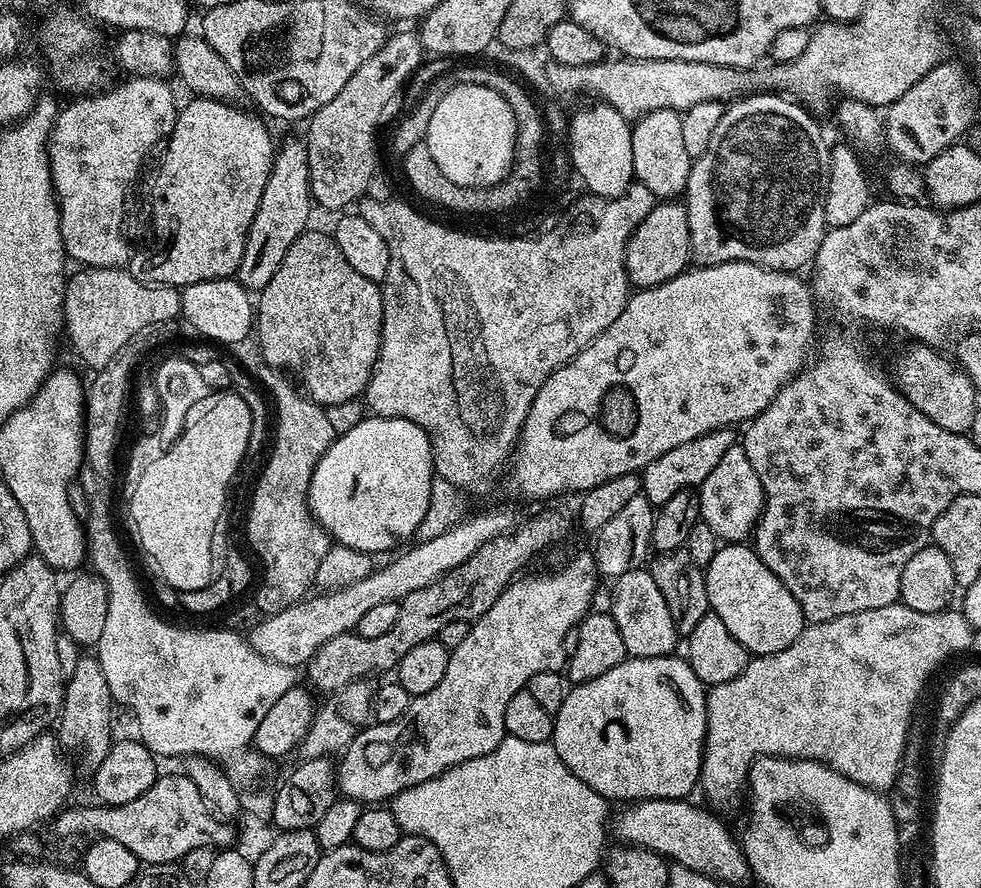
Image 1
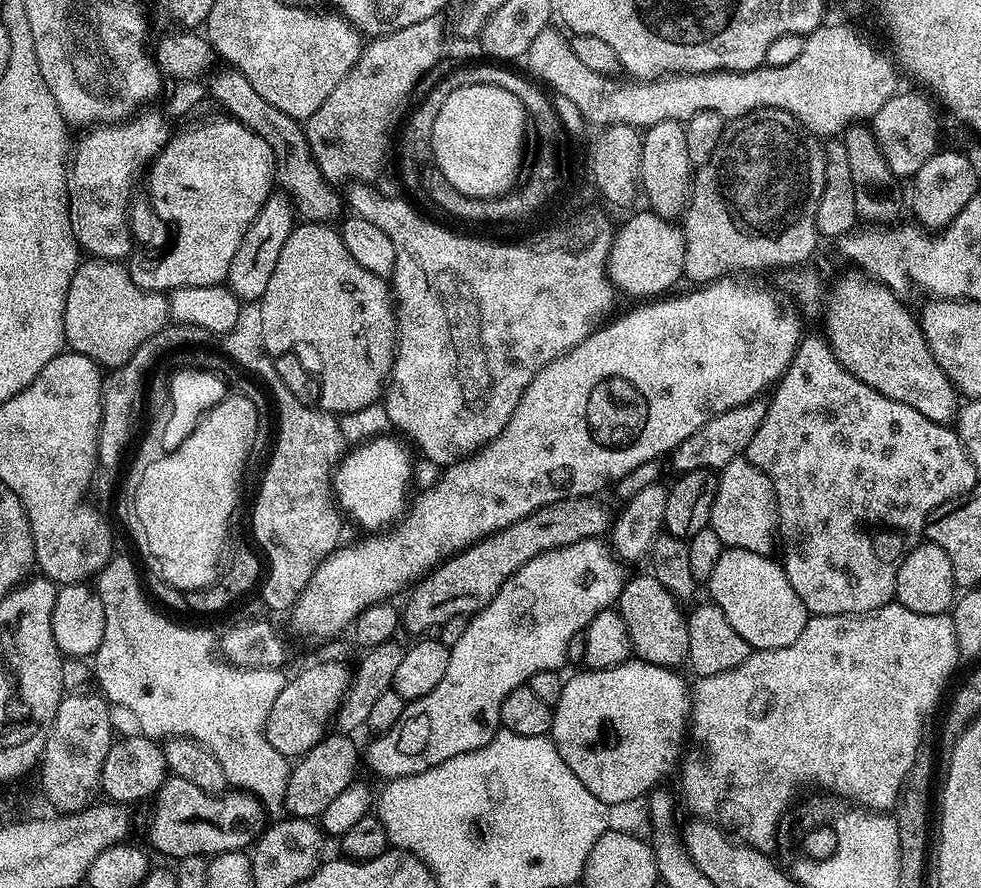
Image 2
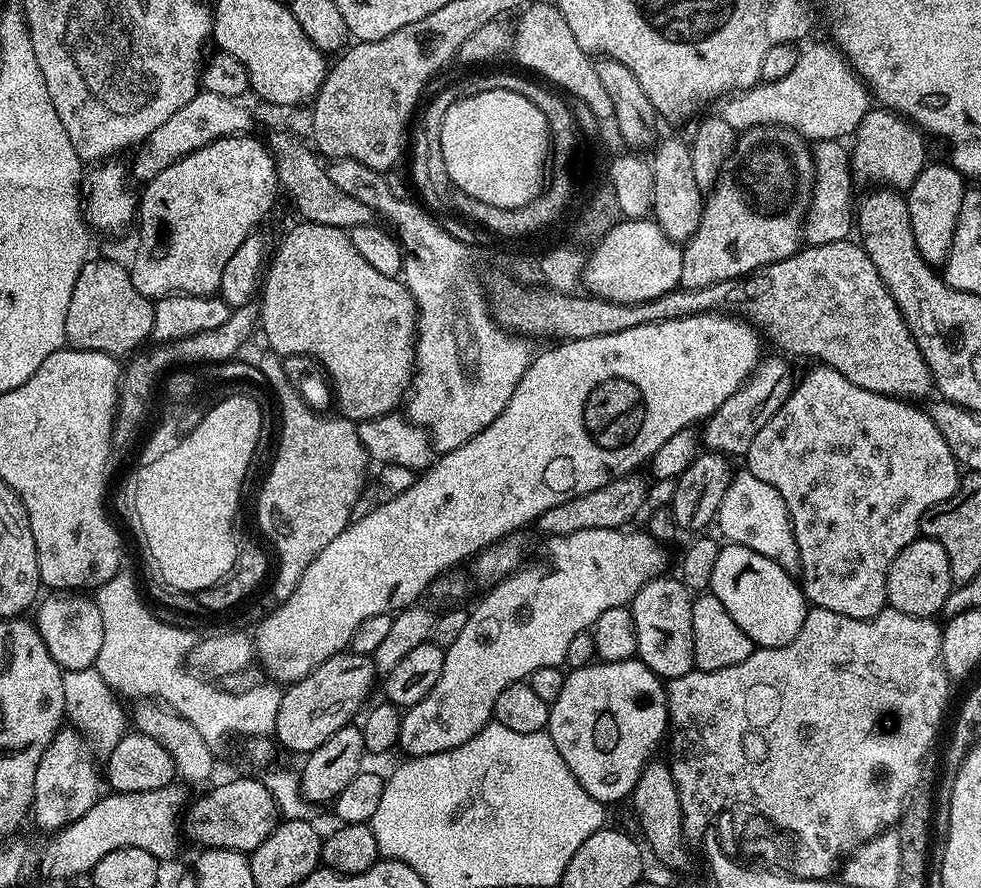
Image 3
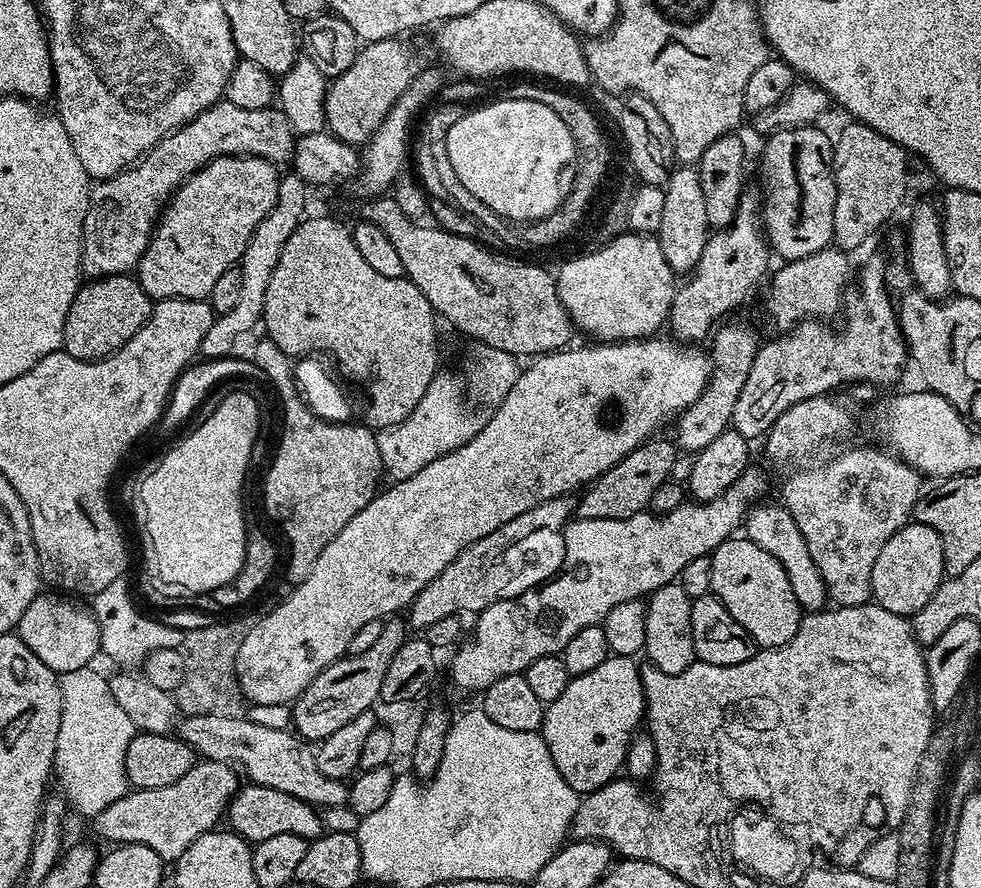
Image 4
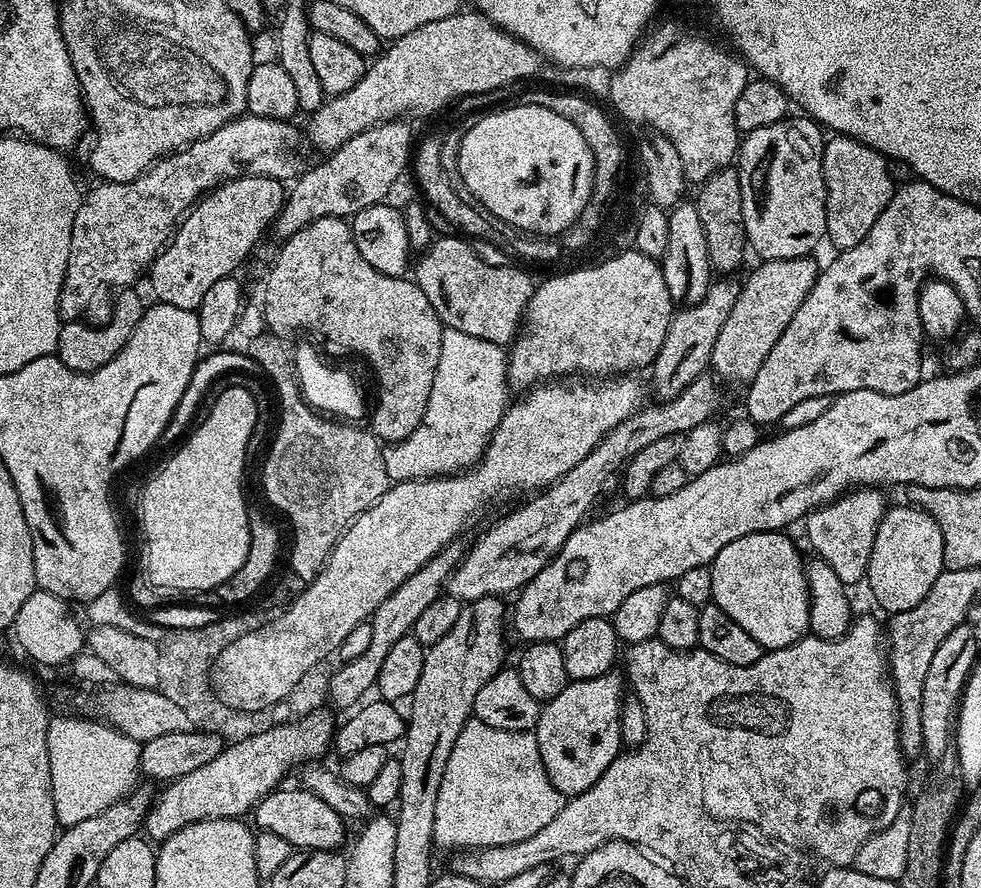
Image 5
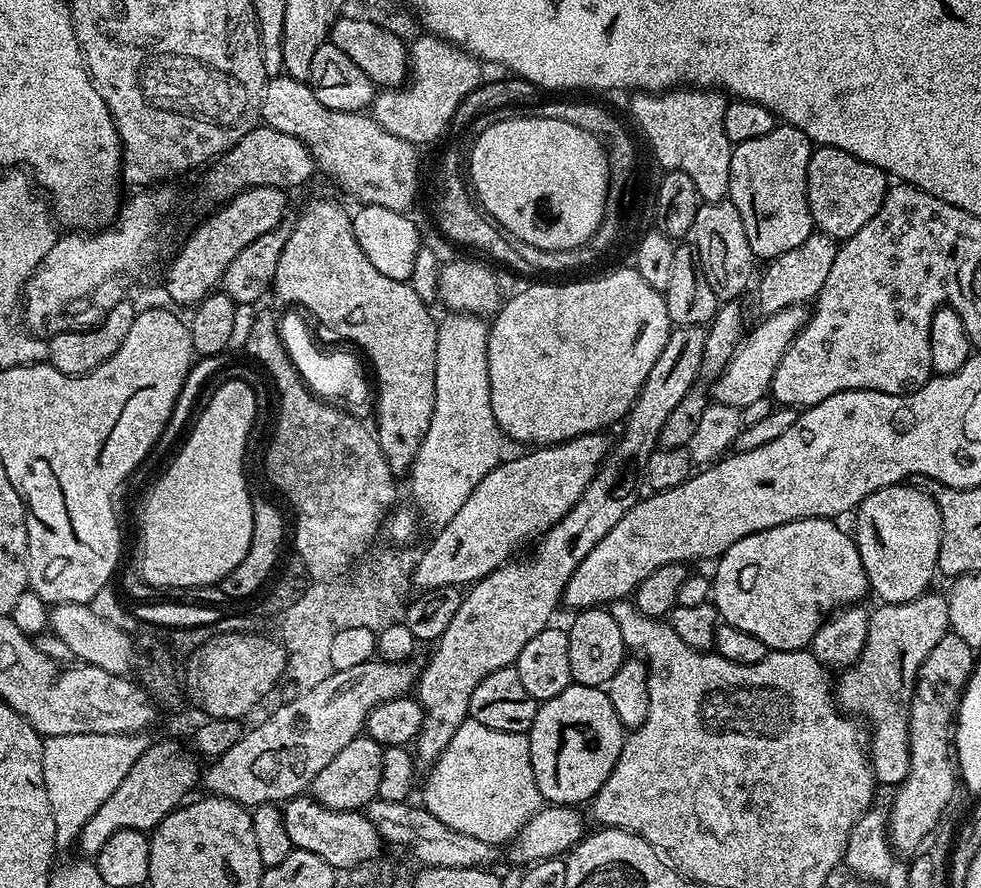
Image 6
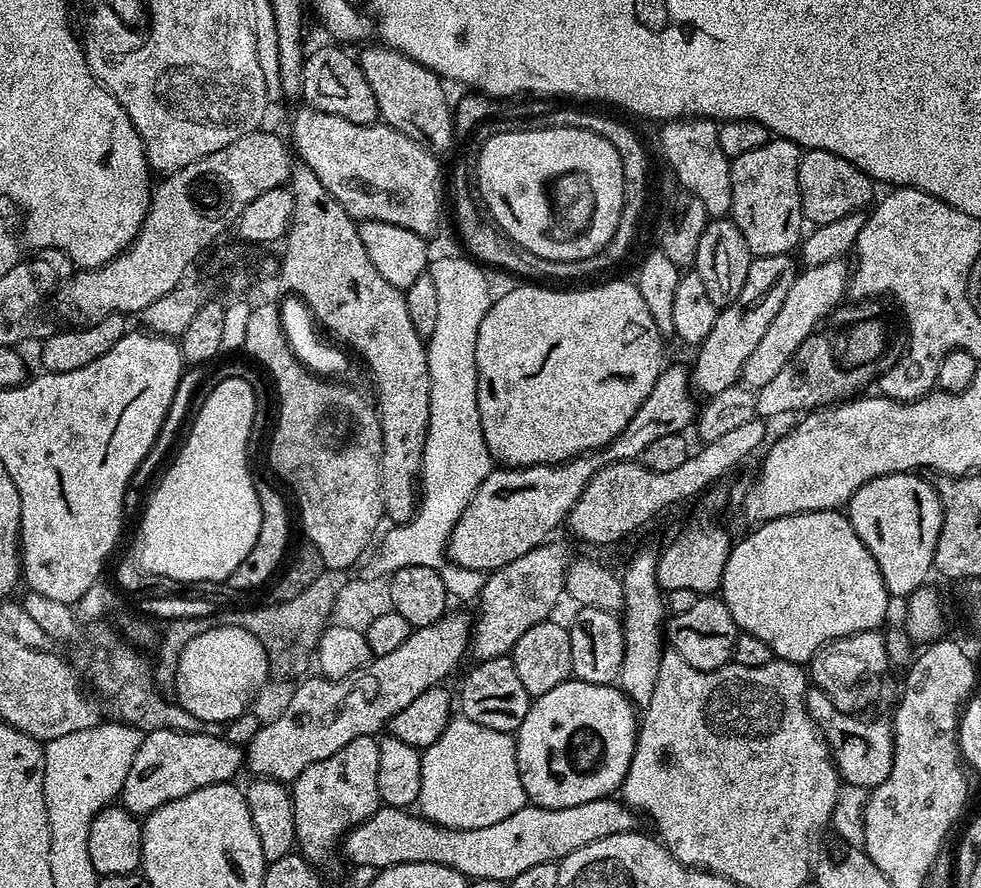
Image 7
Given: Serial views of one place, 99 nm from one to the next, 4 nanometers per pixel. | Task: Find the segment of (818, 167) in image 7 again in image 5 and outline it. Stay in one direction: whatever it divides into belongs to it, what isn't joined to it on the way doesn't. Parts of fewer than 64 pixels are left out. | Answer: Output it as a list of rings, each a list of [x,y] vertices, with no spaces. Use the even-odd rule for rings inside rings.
[[[832,134],[825,139],[822,154],[822,178],[826,186],[826,240],[833,244],[836,252],[844,252],[847,248],[858,246],[866,234],[870,234],[870,226],[878,222],[878,214],[886,210],[886,202],[890,202],[894,191],[892,172],[888,157],[878,150],[866,146],[849,136]]]

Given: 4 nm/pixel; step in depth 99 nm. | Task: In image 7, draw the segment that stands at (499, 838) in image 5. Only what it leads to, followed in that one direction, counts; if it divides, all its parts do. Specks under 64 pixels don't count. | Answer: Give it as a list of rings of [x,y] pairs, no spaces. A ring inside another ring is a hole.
[[[456,714],[446,726],[446,730],[442,730],[438,742],[423,749],[420,761],[422,786],[418,801],[419,811],[424,819],[433,820],[444,828],[478,830],[482,826],[494,826],[494,822],[502,822],[502,818],[510,818],[510,814],[526,806],[522,778],[518,778],[516,737],[511,732],[490,730],[490,726],[478,726],[478,722],[470,722],[470,718]]]

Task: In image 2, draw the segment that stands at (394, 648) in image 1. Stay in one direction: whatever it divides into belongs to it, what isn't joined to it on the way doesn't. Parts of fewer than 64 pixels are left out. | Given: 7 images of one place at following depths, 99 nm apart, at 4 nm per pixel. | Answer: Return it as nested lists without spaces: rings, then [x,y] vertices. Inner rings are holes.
[[[574,496],[542,506],[537,512],[493,532],[486,539],[479,540],[436,565],[407,593],[408,605],[402,608],[403,627],[420,632],[416,634],[428,634],[431,628],[432,631],[439,629],[441,624],[450,622],[450,618],[455,616],[475,616],[495,598],[513,572],[517,572],[537,554],[579,540],[603,537],[611,529],[613,521],[613,513],[608,513],[607,506],[596,496]]]

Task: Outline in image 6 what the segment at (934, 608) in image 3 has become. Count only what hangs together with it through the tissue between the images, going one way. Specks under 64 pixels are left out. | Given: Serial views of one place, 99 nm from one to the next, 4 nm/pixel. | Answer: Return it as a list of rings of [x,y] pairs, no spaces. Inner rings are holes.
[[[901,482],[885,488],[874,490],[855,509],[856,532],[854,539],[856,548],[860,551],[862,566],[868,575],[868,586],[871,595],[877,596],[877,601],[885,604],[901,604],[923,596],[929,591],[932,575],[937,575],[938,550],[942,538],[942,518],[936,501],[928,495],[923,487],[911,488],[911,483]]]

